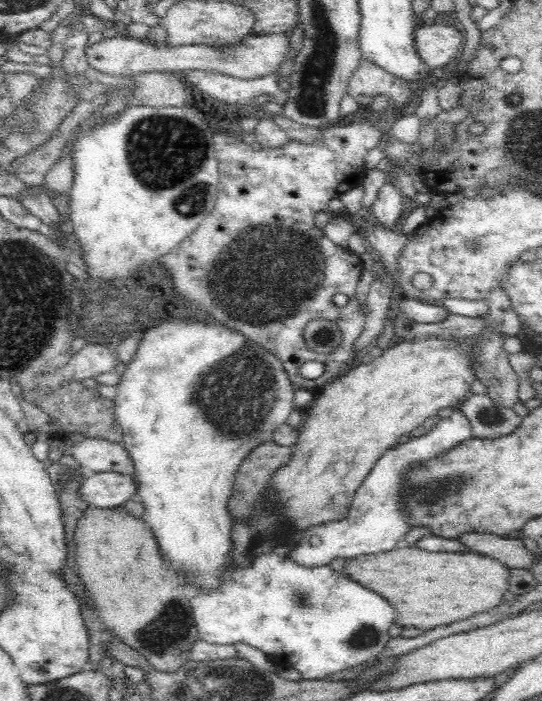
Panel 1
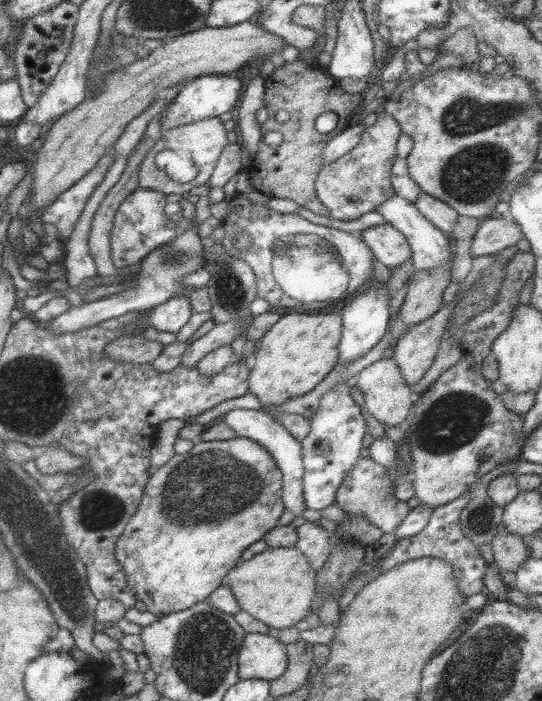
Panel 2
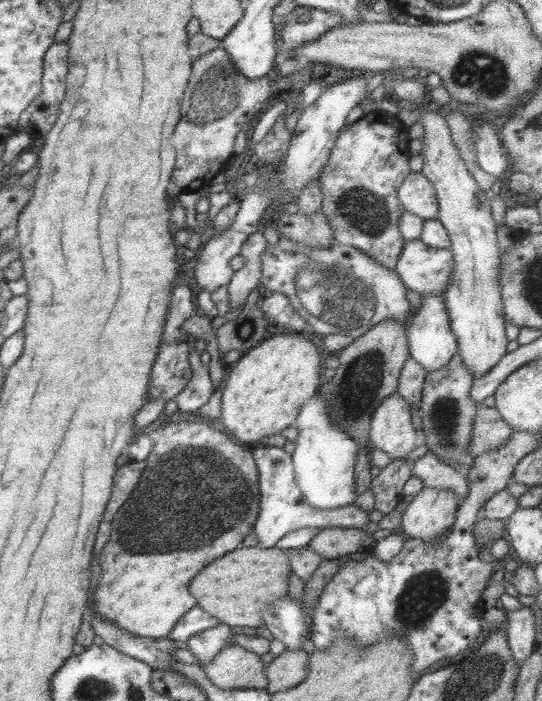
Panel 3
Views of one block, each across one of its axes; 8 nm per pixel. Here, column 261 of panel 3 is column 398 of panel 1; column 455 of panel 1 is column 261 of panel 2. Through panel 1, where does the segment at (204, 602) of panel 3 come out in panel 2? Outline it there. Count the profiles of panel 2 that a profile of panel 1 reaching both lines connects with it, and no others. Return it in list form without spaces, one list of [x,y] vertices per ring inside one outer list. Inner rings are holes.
[[[269,547],[232,567],[224,576],[223,584],[230,586],[243,612],[268,627],[286,629],[295,627],[311,614],[312,599],[317,596],[316,575],[317,571],[298,547]]]

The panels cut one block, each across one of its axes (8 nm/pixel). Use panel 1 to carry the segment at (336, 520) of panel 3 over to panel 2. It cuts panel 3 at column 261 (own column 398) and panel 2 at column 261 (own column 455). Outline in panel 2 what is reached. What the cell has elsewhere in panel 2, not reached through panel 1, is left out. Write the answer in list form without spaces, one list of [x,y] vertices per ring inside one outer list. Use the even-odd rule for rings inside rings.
[[[233,409],[216,421],[226,421],[226,425],[230,426],[233,431],[236,431],[236,436],[254,440],[254,442],[257,442],[262,448],[266,448],[270,452],[270,456],[276,460],[276,464],[278,464],[278,468],[282,472],[282,490],[284,490],[282,500],[284,500],[284,508],[293,512],[296,517],[302,516],[302,512],[307,509],[307,506],[304,502],[304,463],[301,442],[290,434],[284,425],[280,425],[279,421],[274,420],[274,418],[264,413],[262,409]]]

